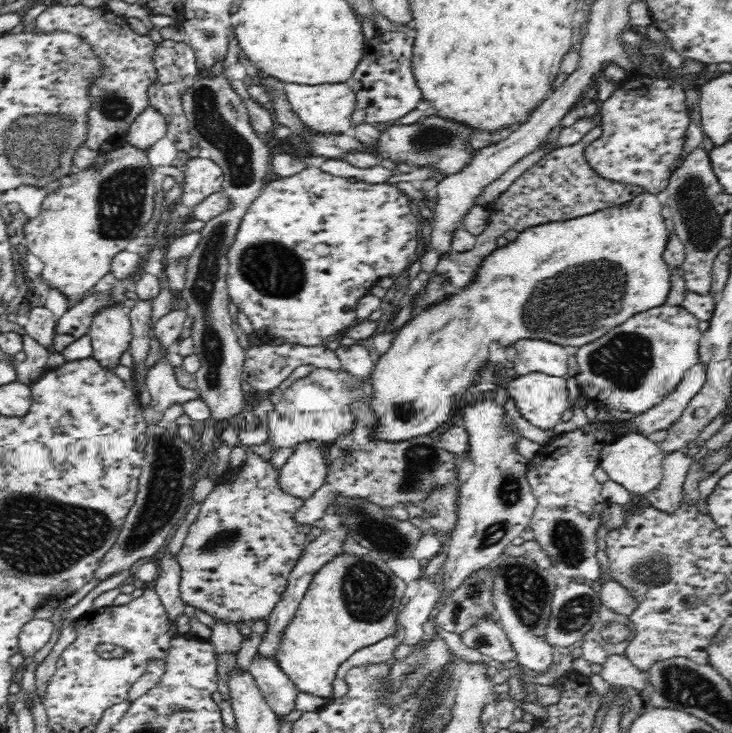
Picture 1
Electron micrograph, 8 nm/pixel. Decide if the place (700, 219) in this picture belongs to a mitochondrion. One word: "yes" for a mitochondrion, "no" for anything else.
yes

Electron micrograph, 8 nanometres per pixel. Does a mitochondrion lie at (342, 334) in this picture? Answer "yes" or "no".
no

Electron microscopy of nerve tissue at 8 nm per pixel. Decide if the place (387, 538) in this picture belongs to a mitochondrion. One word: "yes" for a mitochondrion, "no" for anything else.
yes

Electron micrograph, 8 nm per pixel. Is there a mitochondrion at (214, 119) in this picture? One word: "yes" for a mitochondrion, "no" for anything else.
yes

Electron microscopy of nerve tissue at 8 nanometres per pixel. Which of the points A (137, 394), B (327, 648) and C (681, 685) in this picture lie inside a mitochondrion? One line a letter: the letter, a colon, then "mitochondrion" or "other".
A: other
B: other
C: mitochondrion

